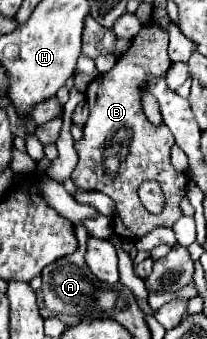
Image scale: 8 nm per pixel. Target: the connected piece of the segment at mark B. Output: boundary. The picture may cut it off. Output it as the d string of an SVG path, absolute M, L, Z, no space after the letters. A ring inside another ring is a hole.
M155 23L151 25L143 25L143 29L133 37L131 47L119 57L117 65L101 75L97 79L97 97L91 101L91 95L87 95L87 105L89 105L89 119L83 125L83 137L79 141L75 141L75 151L79 155L79 163L71 175L73 183L79 185L81 189L87 191L101 191L105 195L109 195L115 201L116 214L113 217L114 232L123 239L131 239L137 241L139 237L151 233L155 227L171 227L183 213L179 209L179 201L185 197L185 187L187 187L187 177L183 173L177 173L169 161L169 151L175 145L171 131L167 129L167 125L153 125L143 109L141 109L141 91L143 91L143 79L149 75L155 77L165 77L167 69L171 65L171 59L167 57L167 31ZM141 181L157 181L163 189L165 195L165 207L159 215L149 213L143 205L141 199L137 195Z

